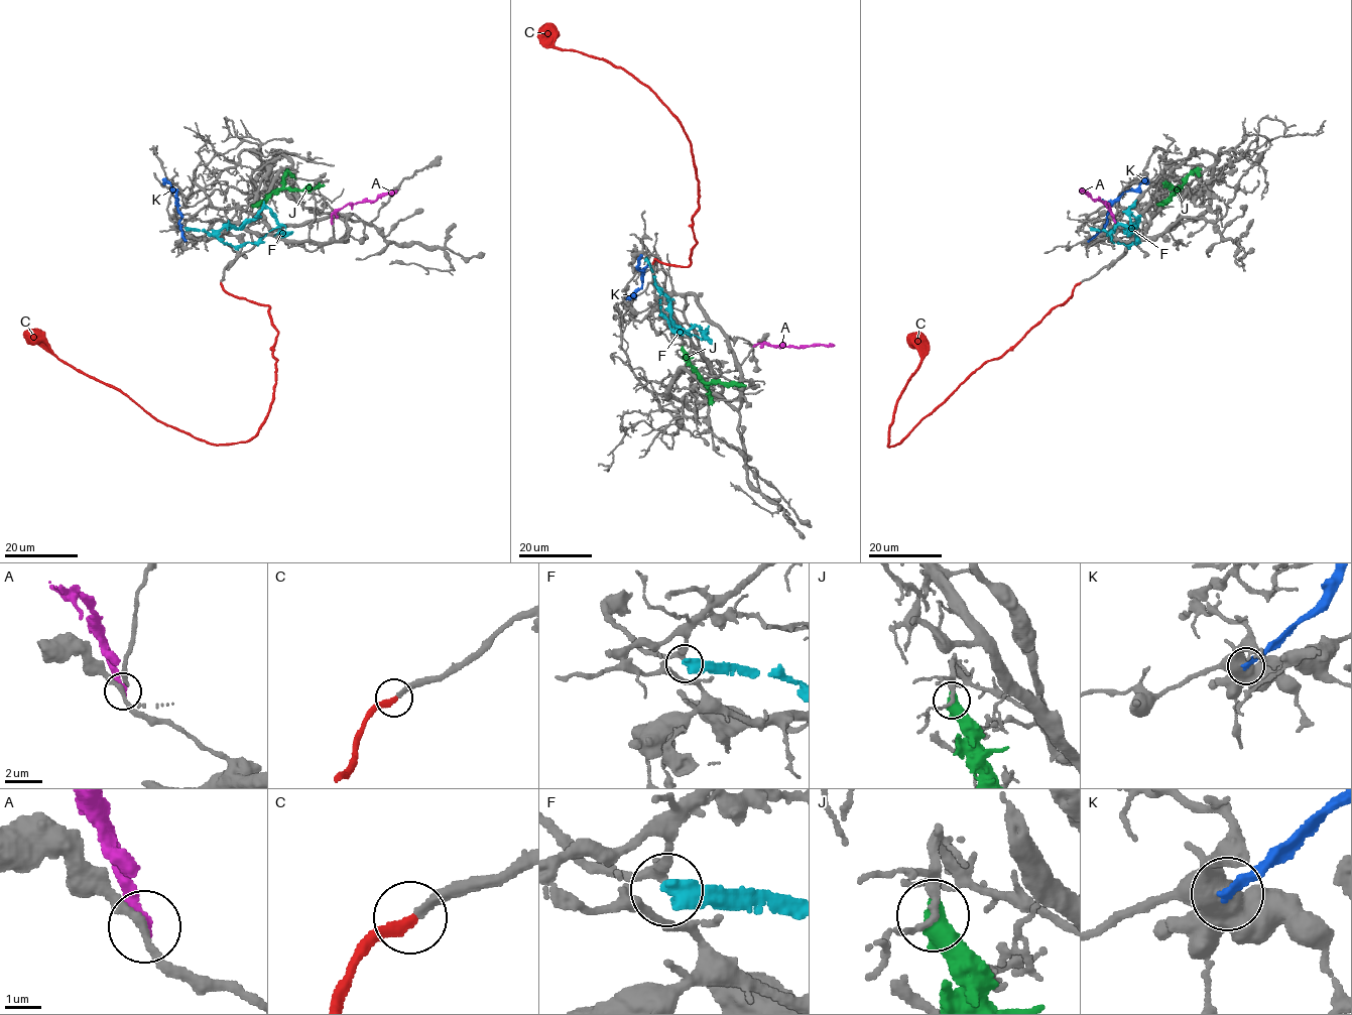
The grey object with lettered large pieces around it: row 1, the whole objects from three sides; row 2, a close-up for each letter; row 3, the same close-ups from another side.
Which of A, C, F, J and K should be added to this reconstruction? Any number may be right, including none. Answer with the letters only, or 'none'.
C

